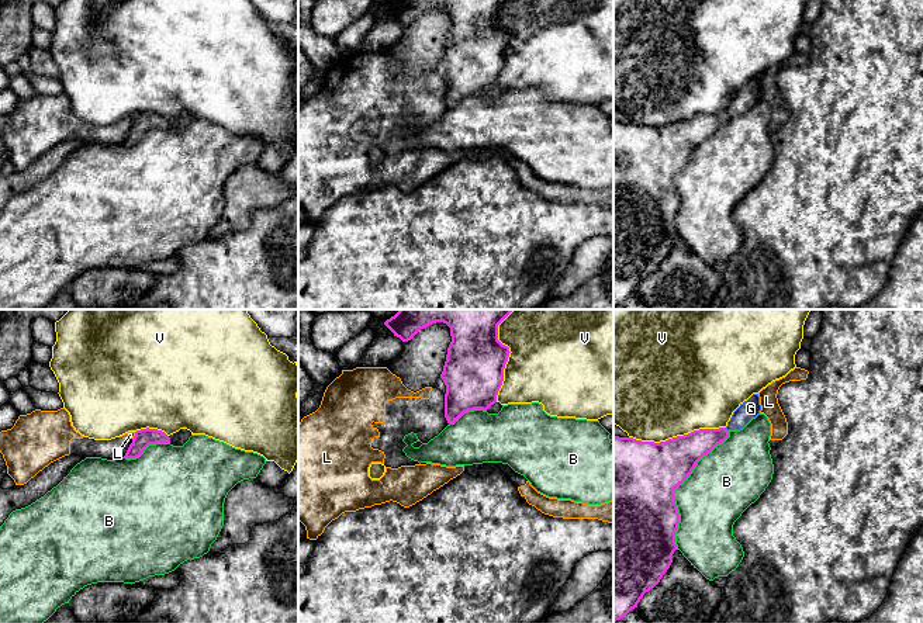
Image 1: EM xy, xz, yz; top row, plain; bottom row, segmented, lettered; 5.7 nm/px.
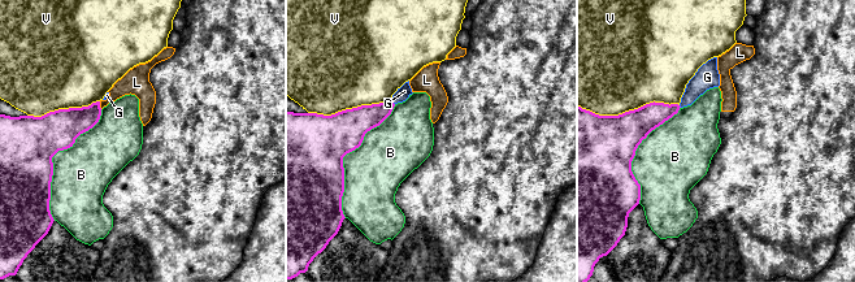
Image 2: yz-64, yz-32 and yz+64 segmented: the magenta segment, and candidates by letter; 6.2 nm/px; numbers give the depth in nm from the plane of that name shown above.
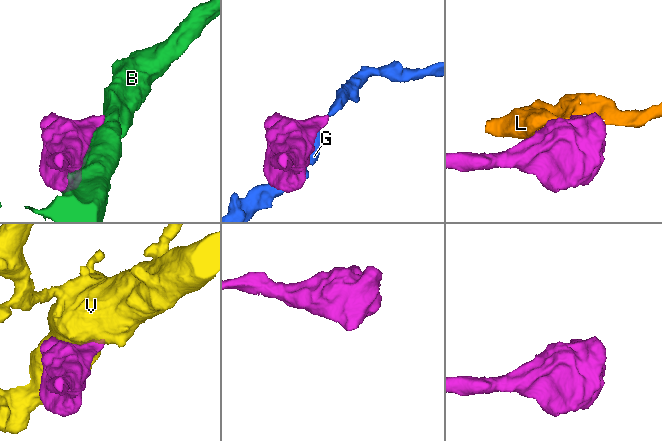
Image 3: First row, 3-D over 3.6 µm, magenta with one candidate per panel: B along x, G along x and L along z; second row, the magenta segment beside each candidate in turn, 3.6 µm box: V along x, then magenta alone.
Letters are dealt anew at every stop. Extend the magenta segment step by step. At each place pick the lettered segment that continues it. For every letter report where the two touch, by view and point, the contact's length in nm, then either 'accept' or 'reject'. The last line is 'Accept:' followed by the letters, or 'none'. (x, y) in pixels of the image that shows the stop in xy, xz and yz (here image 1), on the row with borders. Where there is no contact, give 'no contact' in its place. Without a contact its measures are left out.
B: yz (676, 487) | 750 nm | reject
G: yz (726, 429) | 30 nm | accept
L: xy (134, 436) | 50 nm | reject
V: yz (677, 436) | 550 nm | reject
Accept: G

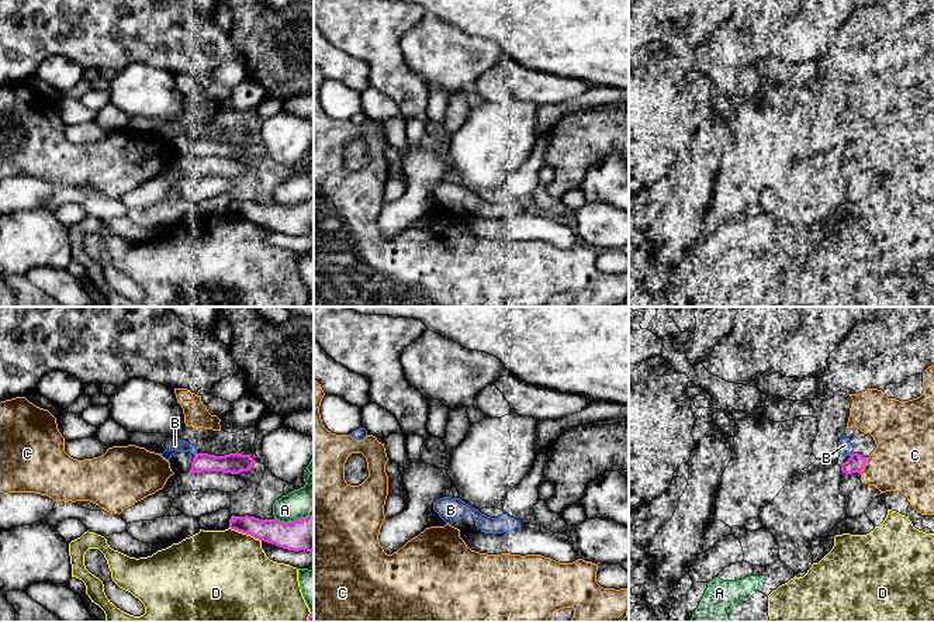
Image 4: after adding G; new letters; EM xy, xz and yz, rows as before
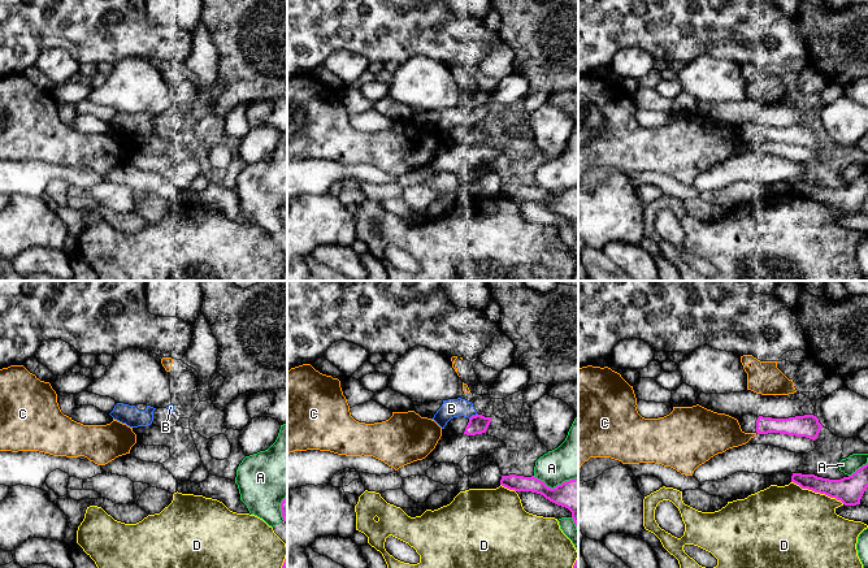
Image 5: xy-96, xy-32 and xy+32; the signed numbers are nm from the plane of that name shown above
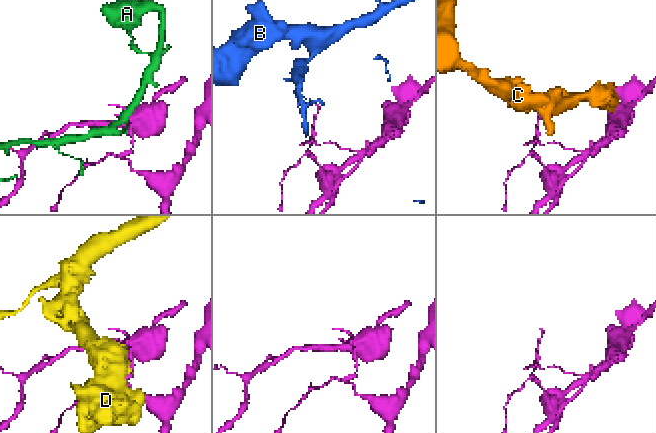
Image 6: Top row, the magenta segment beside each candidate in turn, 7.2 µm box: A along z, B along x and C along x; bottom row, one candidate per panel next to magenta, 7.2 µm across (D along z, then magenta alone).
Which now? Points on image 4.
A: xy (294, 521) | 220 nm | reject
B: yz (850, 455) | 40 nm | reject
C: yz (862, 466) | 100 nm | reject
D: xy (245, 532) | 200 nm | reject
Accept: none

